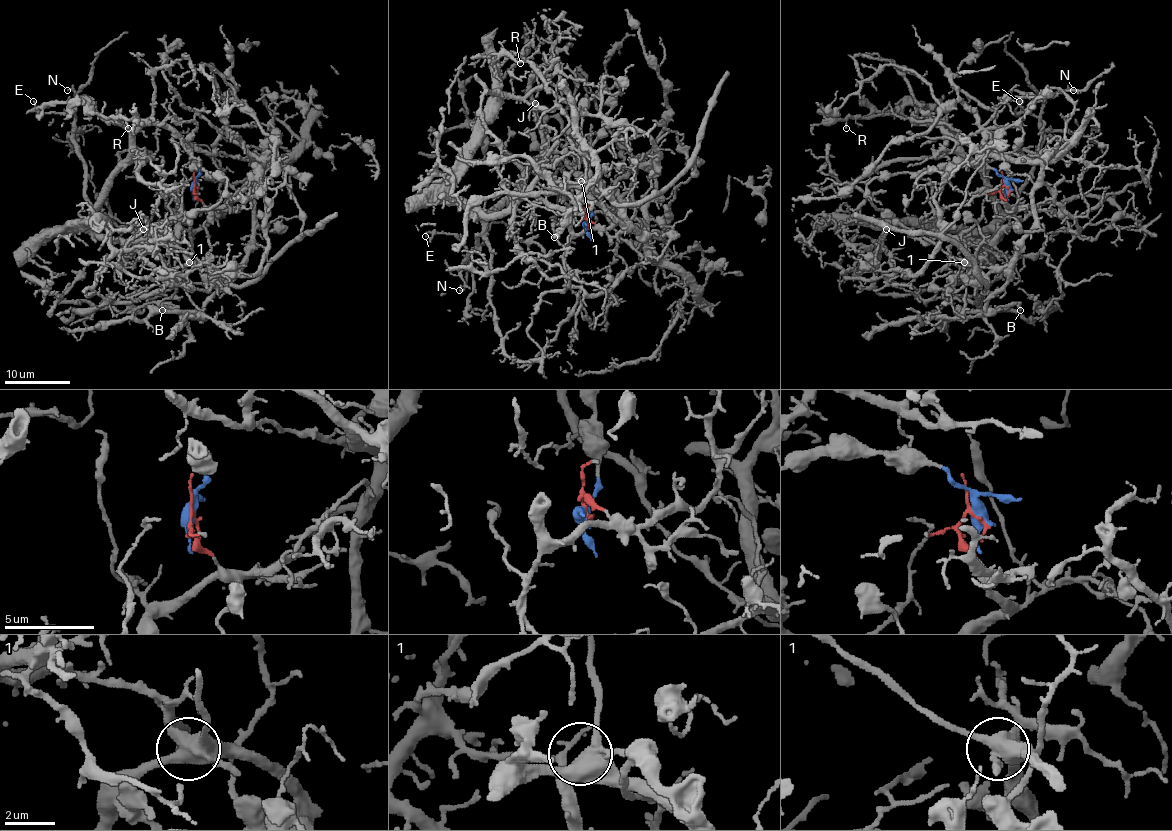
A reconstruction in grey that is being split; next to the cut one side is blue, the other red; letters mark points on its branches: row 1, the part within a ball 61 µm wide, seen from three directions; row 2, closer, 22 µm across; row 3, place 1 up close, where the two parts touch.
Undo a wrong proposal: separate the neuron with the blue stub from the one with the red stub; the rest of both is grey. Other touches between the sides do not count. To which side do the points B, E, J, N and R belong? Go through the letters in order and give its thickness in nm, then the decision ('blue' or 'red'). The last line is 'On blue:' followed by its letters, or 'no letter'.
B: 240 nm | blue
E: 160 nm | red
J: 120 nm | red
N: 190 nm | red
R: 120 nm | red
On blue: B

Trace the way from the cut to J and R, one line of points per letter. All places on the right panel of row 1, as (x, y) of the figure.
J: (1006, 186), (1016, 220), (993, 242), (980, 242), (995, 232), (904, 225), (881, 250), (886, 228)
R: (1006, 186), (1016, 220), (980, 242), (998, 235), (991, 186), (945, 127), (904, 104), (848, 117), (847, 128)

